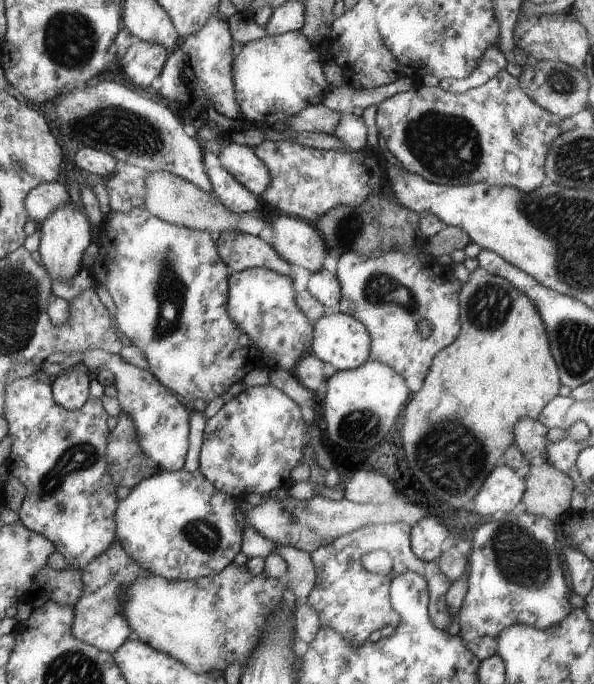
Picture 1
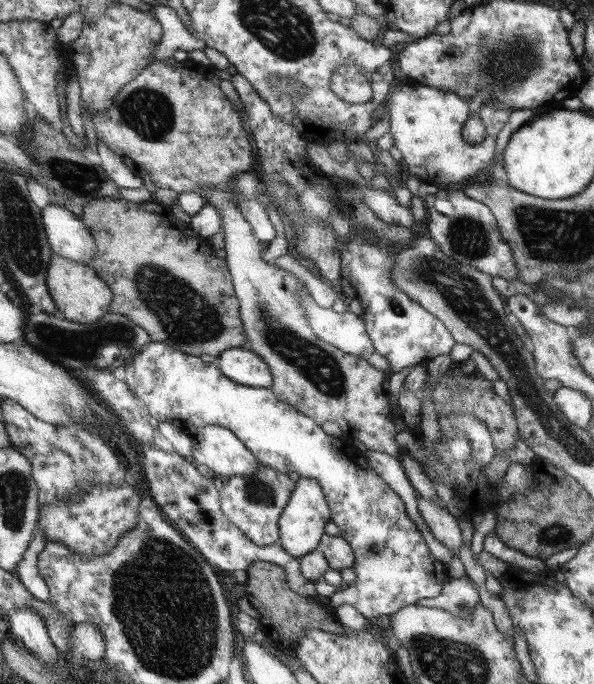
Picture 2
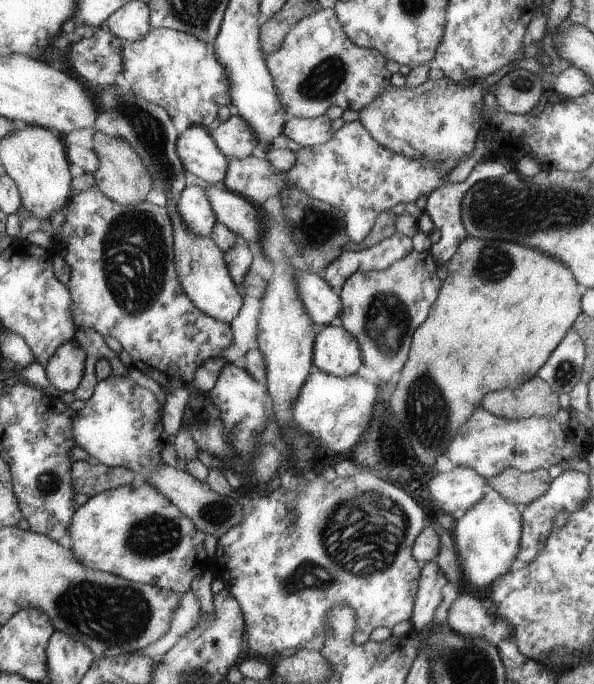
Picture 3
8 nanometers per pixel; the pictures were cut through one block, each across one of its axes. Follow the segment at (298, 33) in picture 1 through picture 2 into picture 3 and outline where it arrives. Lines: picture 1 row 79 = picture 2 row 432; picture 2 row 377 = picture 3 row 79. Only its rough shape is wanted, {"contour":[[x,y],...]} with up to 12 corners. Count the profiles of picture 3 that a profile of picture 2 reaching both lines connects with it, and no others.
{"contour":[[190,33],[122,44],[134,95],[210,126],[231,107],[226,66]]}

